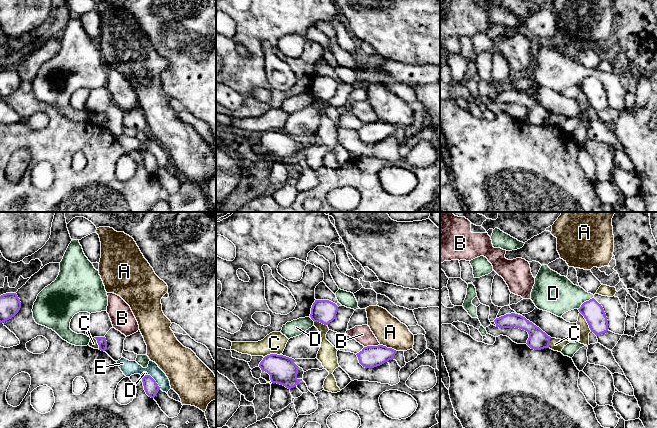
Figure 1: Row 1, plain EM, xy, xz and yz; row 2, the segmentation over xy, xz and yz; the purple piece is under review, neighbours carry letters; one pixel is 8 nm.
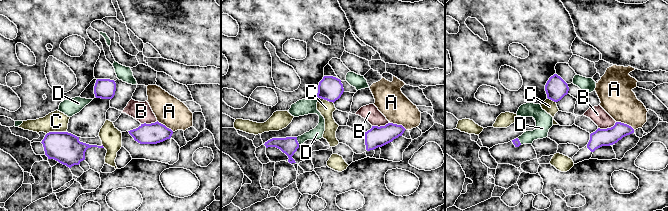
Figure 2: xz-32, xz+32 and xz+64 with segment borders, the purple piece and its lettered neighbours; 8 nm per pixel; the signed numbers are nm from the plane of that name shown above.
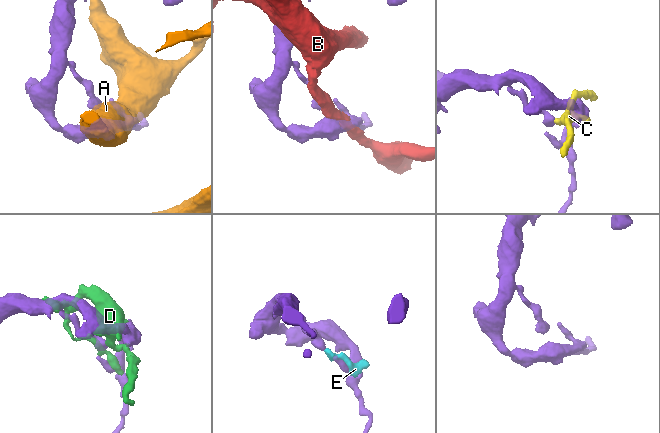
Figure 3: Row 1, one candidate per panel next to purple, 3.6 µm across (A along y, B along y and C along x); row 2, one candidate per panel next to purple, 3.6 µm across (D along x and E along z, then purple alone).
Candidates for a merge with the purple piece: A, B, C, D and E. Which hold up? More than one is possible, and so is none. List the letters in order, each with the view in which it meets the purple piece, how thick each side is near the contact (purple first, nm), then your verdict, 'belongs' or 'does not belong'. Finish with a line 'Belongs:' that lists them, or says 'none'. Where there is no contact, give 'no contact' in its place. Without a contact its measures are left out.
A: contact in xz; calibres 180 and 240 nm; does not belong
B: contact in xz; calibres 180 and 140 nm; does not belong
C: contact in yz; calibres 170 and 90 nm; does not belong
D: contact in yz; calibres 170 and 300 nm; does not belong
E: contact in xy; calibres 120 and 120 nm; does not belong
Belongs: none

